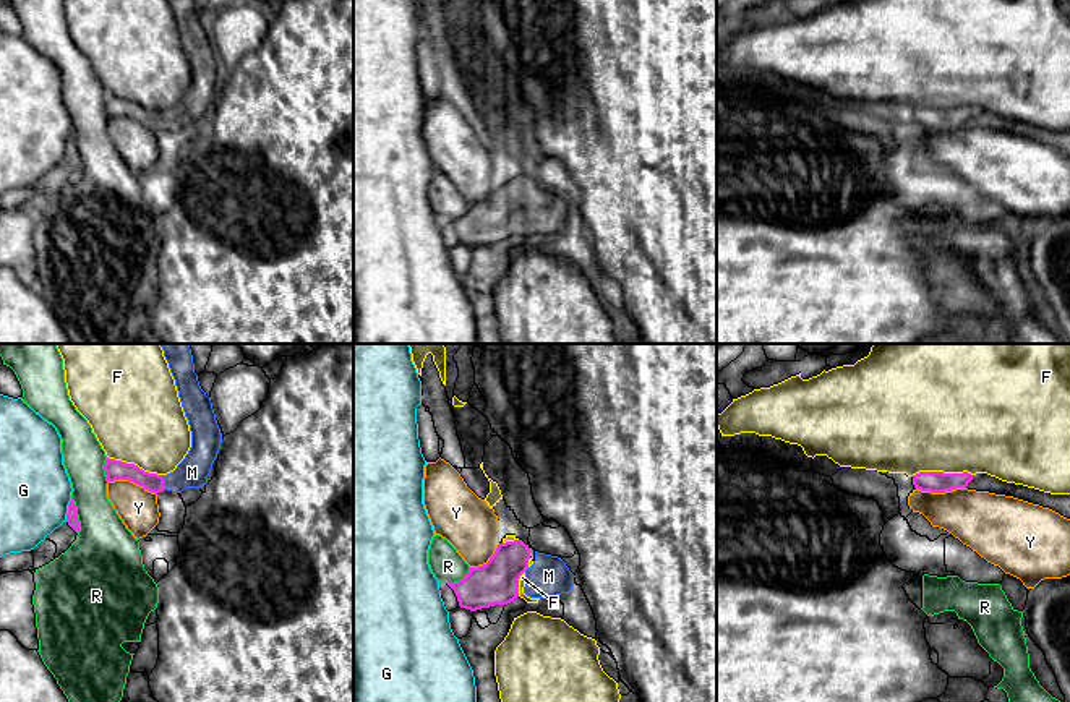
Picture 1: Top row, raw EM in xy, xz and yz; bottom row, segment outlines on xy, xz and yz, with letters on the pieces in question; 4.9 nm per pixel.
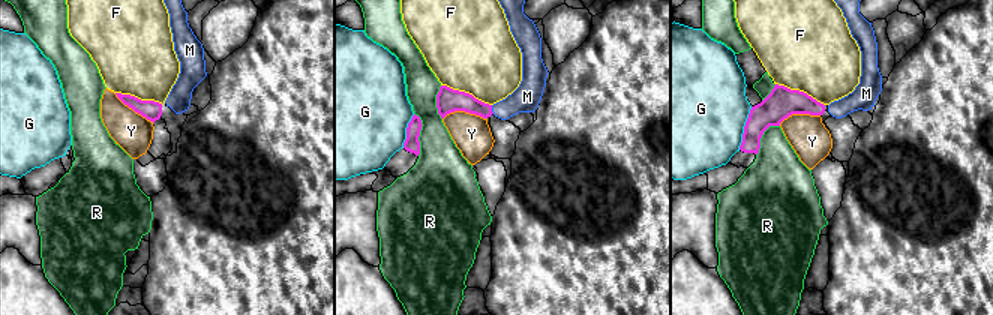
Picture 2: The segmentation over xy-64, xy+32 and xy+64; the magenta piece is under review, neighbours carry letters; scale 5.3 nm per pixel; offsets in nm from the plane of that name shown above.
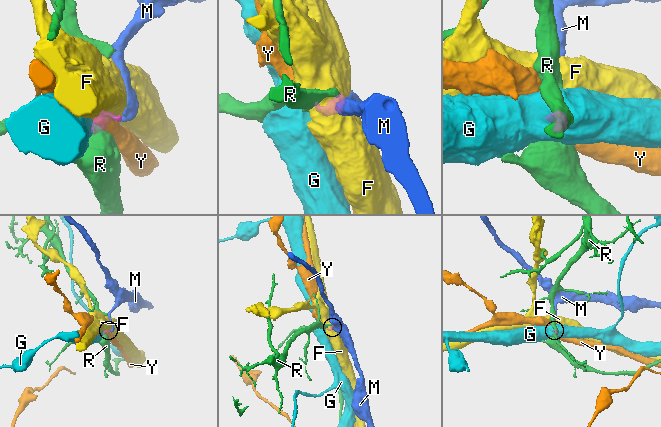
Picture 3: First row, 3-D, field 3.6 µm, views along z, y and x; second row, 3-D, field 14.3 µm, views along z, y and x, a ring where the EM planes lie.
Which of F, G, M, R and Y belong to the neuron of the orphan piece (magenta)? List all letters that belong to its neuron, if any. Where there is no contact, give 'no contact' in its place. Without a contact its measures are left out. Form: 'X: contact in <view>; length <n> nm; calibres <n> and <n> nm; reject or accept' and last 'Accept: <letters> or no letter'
F: contact in yz; length 300 nm; calibres 110 and 500 nm; reject
G: contact in xy; length 120 nm; calibres 60 and 360 nm; reject
M: contact in xy; length 80 nm; calibres 100 and 160 nm; accept
R: contact in xy; length 180 nm; calibres 60 and 340 nm; reject
Y: contact in yz; length 240 nm; calibres 110 and 280 nm; reject
Accept: M

